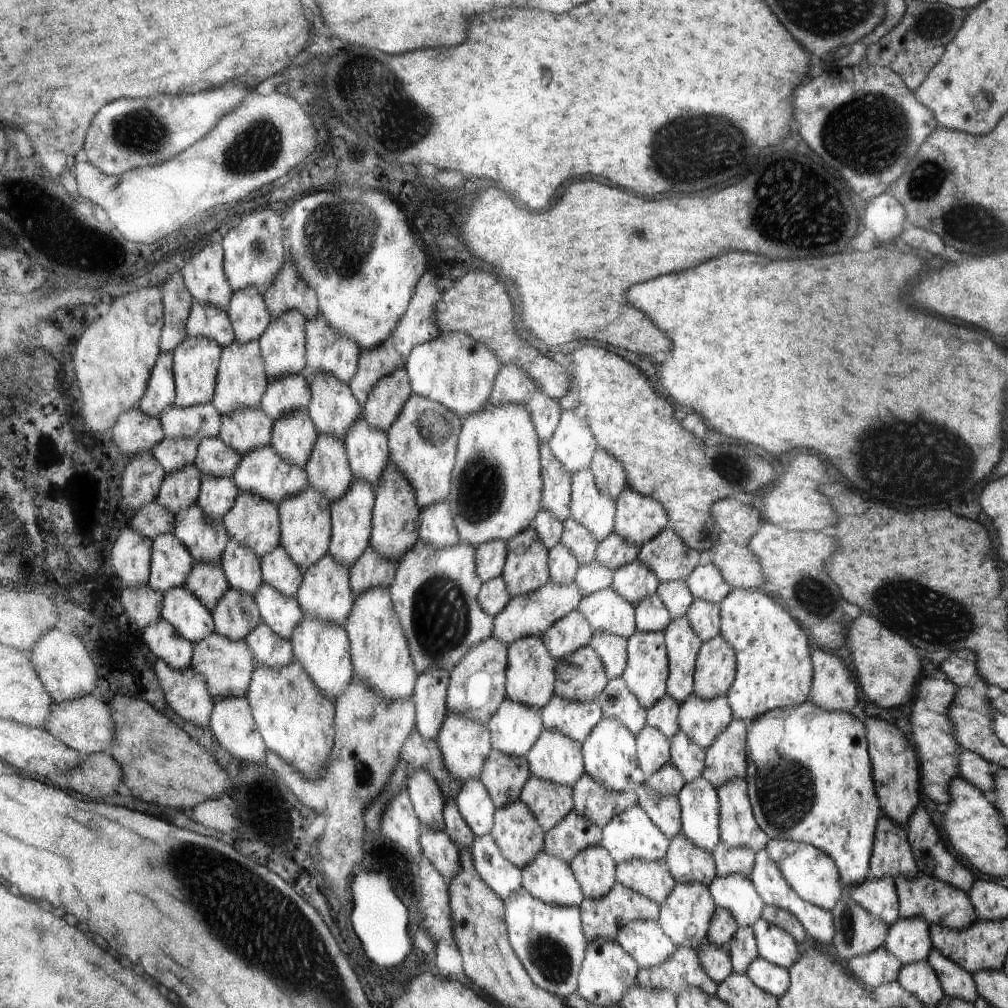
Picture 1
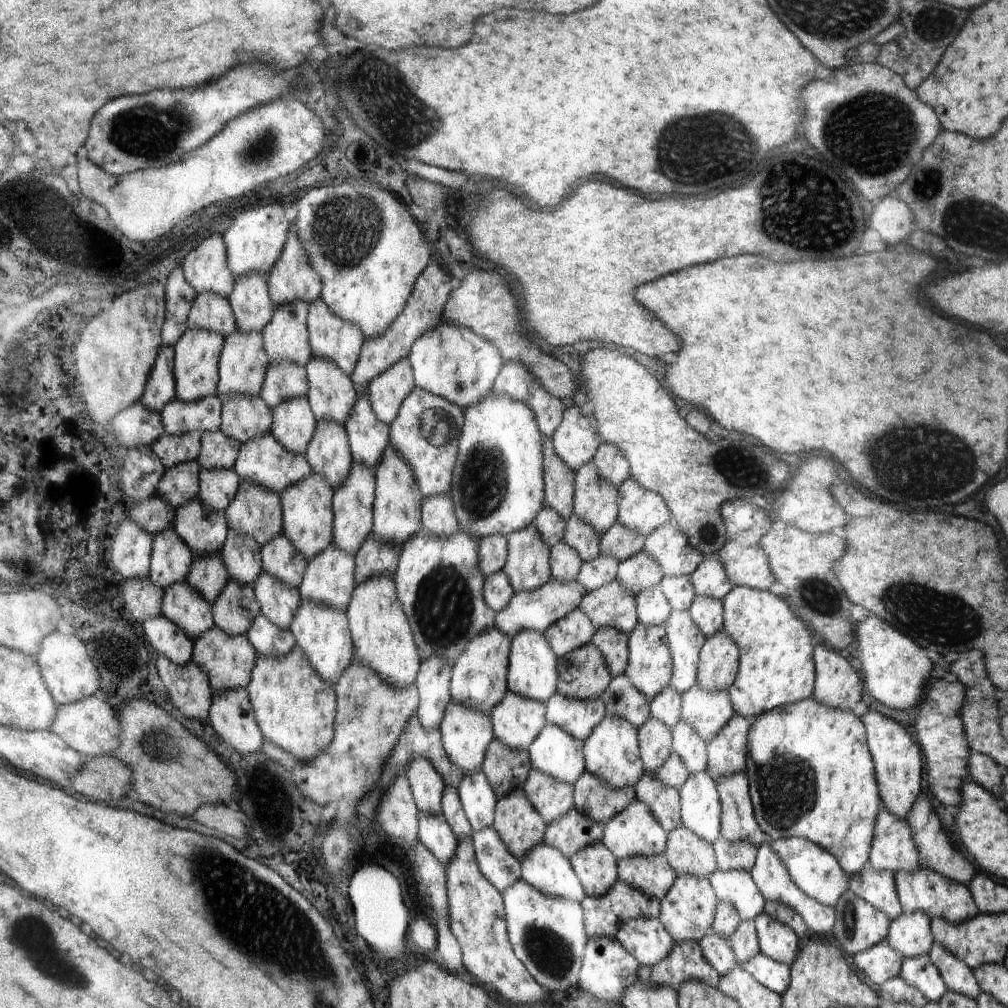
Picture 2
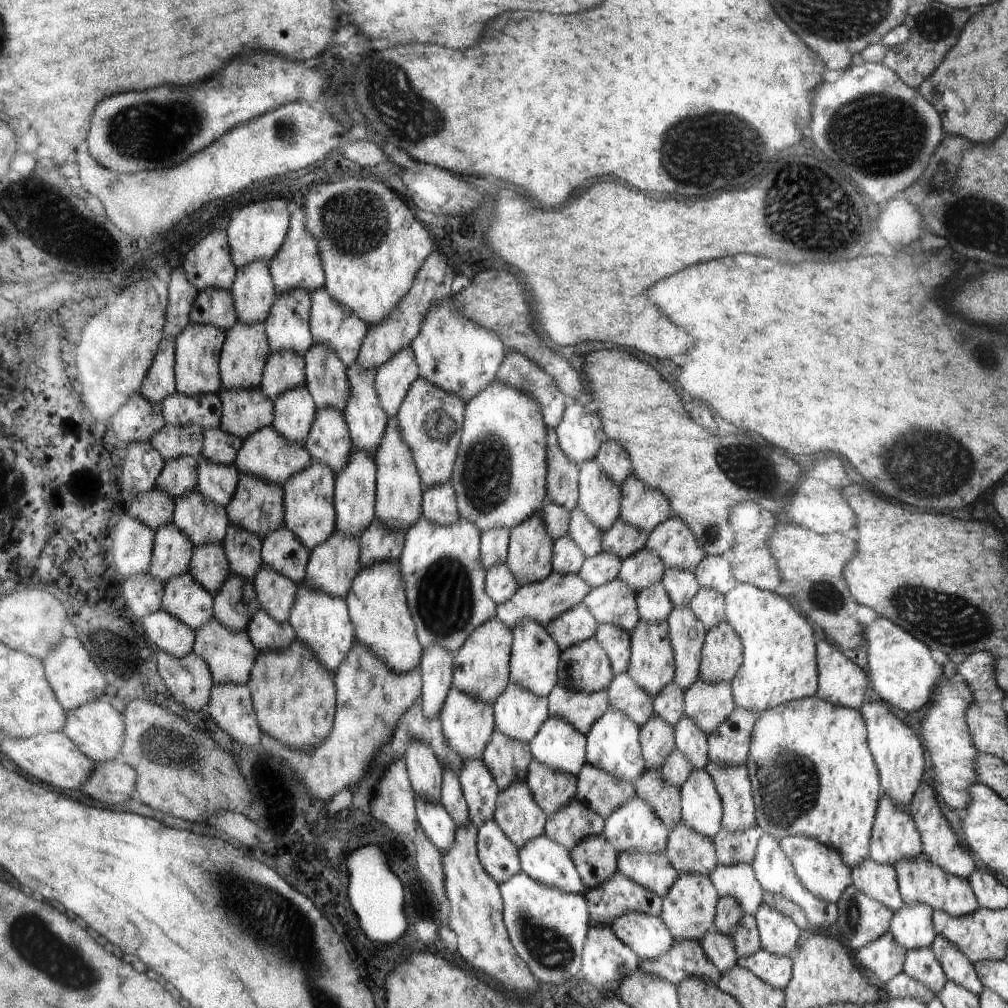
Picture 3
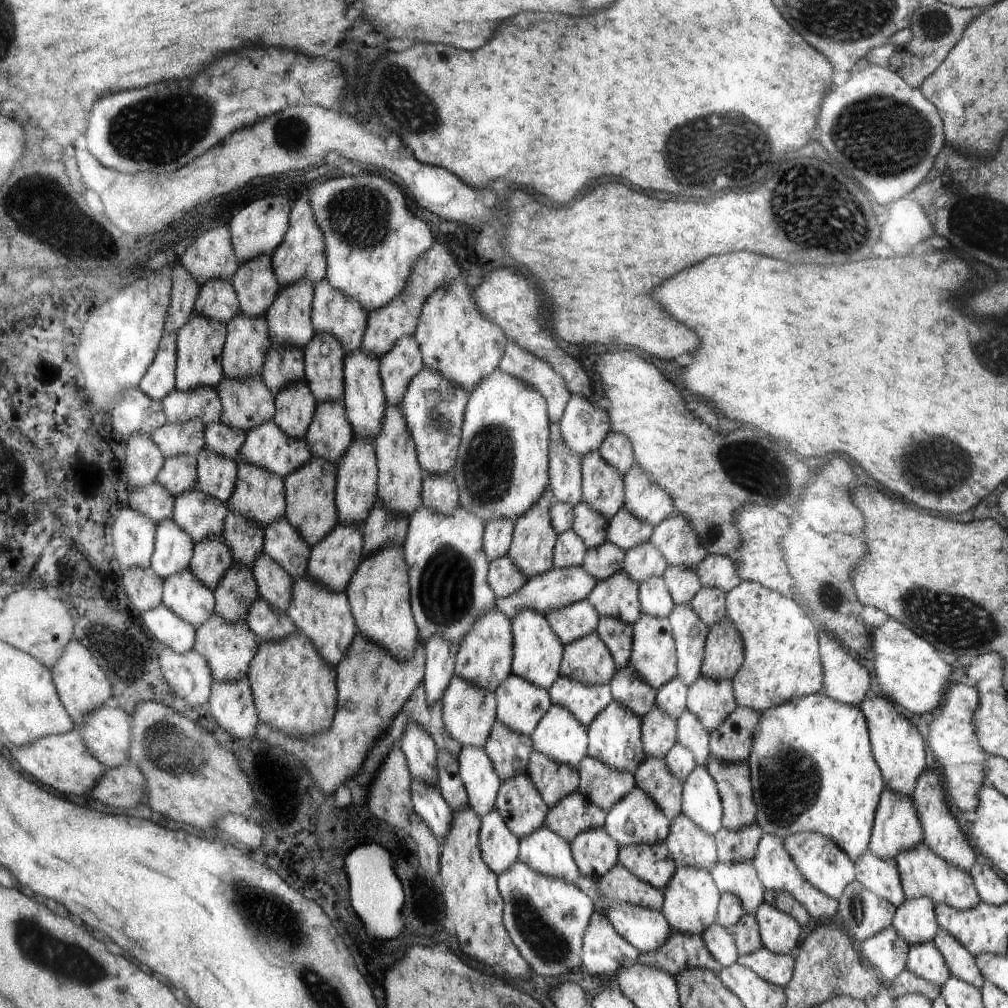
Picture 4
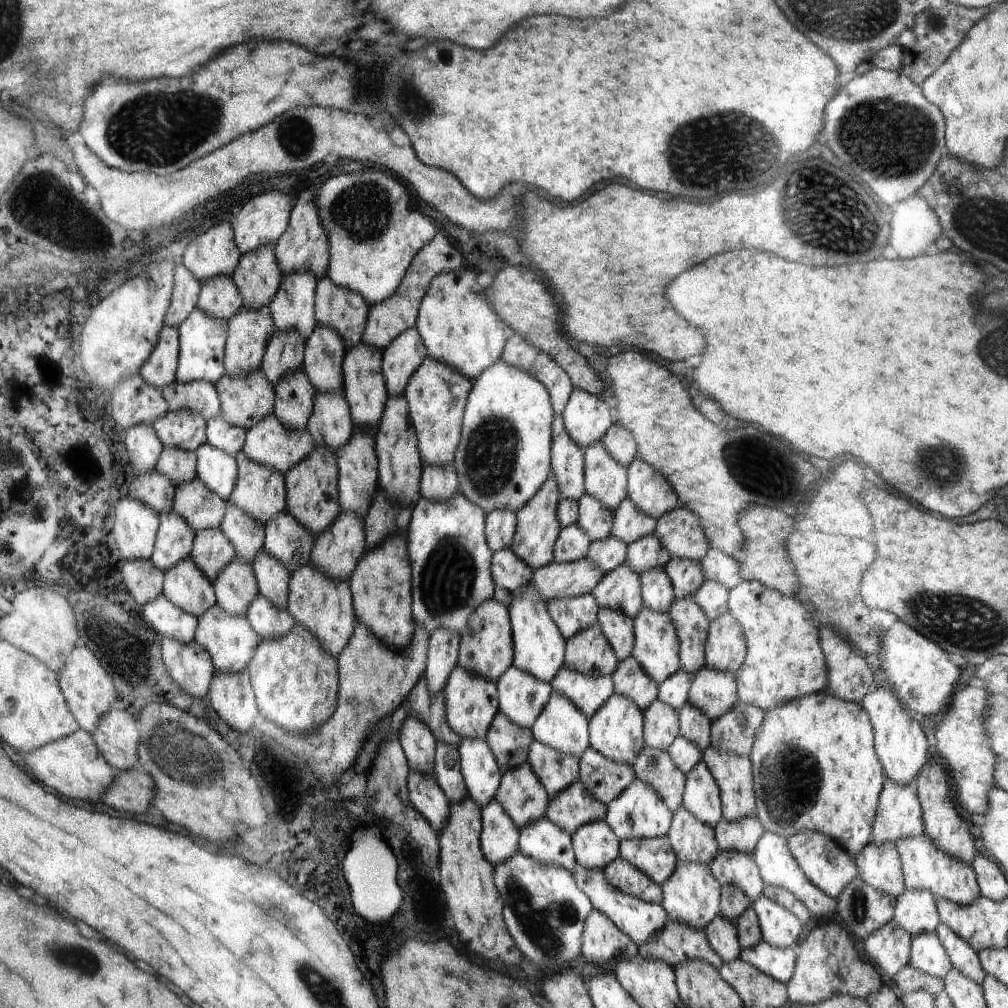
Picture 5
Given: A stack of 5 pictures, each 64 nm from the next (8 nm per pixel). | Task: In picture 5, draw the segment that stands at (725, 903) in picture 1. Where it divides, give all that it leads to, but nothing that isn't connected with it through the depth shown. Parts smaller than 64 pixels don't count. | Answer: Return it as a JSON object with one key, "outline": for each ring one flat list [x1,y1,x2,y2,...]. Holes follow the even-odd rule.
{"outline":[[720,851,709,865,721,886,726,882,739,886,751,898,751,904,763,894,765,884,753,855,738,851]]}

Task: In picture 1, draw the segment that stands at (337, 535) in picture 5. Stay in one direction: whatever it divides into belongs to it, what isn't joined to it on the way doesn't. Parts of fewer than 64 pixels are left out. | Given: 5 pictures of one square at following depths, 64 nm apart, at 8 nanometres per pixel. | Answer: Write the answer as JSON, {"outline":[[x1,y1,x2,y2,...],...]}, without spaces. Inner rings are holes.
{"outline":[[329,552,320,561,304,570,302,582,295,594,303,614,314,615,316,618,343,625,355,603,350,571,344,563,338,562]]}

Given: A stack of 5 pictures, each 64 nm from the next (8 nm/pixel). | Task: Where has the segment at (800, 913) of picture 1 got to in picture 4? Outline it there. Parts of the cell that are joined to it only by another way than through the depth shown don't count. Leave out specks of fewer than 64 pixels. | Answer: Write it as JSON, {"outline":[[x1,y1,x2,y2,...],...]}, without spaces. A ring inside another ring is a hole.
{"outline":[[764,833,759,840,754,858,751,861,754,863,758,878,765,890,790,893,808,911,813,925,822,924,828,918,838,914,840,902,822,894,822,891,819,891,802,876,789,851,786,850,783,839,778,838,776,835]]}

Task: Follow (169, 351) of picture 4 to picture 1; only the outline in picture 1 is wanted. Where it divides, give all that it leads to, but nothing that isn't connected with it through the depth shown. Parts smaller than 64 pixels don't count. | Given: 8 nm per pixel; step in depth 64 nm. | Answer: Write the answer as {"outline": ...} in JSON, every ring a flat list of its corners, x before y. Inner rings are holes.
{"outline":[[175,351,162,353,140,407,150,416,161,418,168,408,175,405,177,398]]}

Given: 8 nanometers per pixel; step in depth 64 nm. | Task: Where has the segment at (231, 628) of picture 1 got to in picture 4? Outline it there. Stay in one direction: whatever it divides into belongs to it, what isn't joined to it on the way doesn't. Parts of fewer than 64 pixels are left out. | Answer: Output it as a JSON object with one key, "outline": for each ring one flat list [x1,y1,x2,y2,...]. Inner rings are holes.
{"outline":[[234,563,216,591,217,613,231,623,244,621,260,590,251,567]]}

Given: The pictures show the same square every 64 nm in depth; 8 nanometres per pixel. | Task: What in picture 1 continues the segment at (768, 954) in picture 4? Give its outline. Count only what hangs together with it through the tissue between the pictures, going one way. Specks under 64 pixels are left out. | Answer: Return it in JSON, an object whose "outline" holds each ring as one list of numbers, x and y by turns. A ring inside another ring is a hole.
{"outline":[[762,957,756,958,747,968,748,976,767,993,780,1000,788,992,788,970,777,964,768,962]]}

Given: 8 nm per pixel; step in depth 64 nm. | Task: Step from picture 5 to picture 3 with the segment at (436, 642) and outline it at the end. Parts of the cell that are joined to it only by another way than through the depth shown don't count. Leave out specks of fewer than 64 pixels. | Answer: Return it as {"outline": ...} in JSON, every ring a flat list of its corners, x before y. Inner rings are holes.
{"outline":[[441,644,426,647,418,666,421,670,421,707,423,715,439,714,448,691,453,686,454,653]]}

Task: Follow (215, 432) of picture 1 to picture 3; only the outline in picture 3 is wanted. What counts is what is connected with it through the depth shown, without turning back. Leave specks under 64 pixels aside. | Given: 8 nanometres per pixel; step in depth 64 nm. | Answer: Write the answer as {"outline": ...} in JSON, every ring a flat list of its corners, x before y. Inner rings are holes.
{"outline":[[180,392,163,402,169,426,181,427,198,423,205,430,220,427,225,406,219,393,185,395]]}

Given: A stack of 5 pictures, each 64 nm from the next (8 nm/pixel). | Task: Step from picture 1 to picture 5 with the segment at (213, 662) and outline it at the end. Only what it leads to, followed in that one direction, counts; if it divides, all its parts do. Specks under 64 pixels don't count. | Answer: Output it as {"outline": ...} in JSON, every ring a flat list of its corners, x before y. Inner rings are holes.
{"outline":[[218,603,199,618,197,641,213,654,217,674,237,673,246,669,257,650,258,640,258,633,246,615,231,615]]}

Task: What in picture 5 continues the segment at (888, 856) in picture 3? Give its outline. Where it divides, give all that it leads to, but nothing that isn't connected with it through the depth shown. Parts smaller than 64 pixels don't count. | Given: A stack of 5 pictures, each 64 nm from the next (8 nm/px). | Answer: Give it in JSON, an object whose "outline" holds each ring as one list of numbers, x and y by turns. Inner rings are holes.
{"outline":[[886,782,886,794,881,794,877,817,872,824,871,843,882,846,886,843,920,837,925,832,924,814,917,784,909,785]]}

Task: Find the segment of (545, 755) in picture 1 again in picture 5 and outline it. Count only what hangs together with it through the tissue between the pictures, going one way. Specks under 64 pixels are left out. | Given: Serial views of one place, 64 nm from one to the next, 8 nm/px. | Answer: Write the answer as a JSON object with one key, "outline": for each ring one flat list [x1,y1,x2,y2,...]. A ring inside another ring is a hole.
{"outline":[[552,692,530,728,533,738,564,755,579,757,588,746,588,717,566,695]]}

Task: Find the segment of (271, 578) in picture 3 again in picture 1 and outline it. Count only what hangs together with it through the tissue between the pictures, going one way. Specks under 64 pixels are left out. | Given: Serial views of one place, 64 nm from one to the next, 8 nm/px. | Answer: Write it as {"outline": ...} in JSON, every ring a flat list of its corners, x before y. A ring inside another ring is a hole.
{"outline":[[264,580,255,594,261,620,279,637,289,639,303,615,298,599,295,596,283,595,276,587]]}

